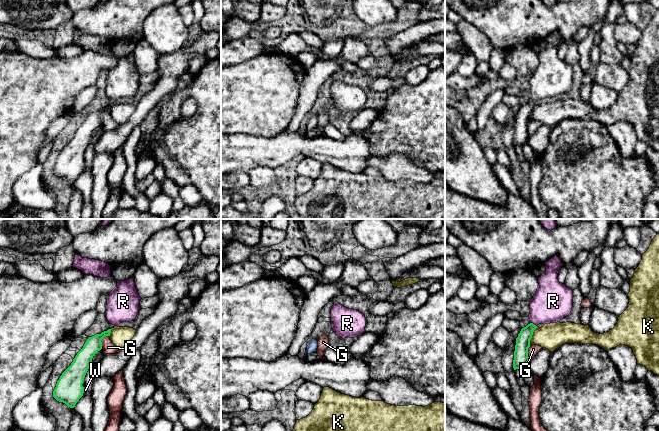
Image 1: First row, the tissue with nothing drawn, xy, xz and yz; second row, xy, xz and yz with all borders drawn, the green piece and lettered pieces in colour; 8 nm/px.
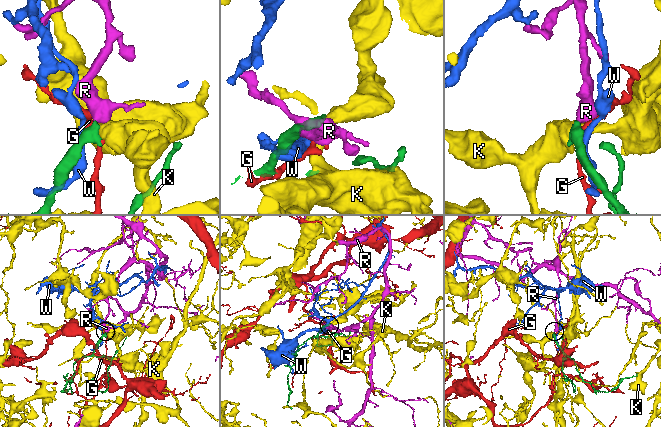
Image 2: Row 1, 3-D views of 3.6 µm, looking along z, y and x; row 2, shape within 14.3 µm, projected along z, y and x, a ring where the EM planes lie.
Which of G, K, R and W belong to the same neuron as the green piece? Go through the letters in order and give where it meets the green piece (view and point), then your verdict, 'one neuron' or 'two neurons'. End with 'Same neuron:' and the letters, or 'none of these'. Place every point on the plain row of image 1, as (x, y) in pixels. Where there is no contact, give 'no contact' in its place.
G: meets green in xy at (101, 116); two neurons
K: meets green in yz at (532, 110); two neurons
R: meets green in yz at (533, 100); one neuron
W: meets green in xy at (83, 165); two neurons
Same neuron: R

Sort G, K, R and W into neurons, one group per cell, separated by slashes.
G / K / R / W

